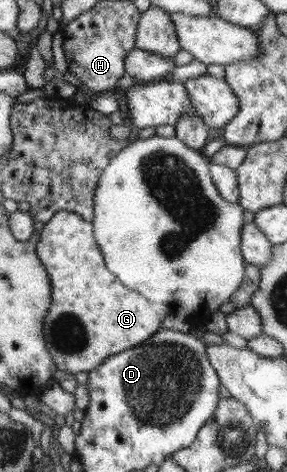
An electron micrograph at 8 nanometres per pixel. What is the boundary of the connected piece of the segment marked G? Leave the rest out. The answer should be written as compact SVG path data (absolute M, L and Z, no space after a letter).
M64 210L54 213L50 217L50 221L44 224L42 231L35 236L34 242L36 243L36 254L38 254L40 262L42 262L42 266L46 268L46 272L50 276L50 284L52 284L52 295L50 295L52 296L52 303L50 303L47 317L44 317L43 334L44 340L47 341L48 352L50 352L50 356L53 362L56 363L58 370L67 371L74 375L82 372L90 373L90 371L97 369L108 357L115 355L115 353L124 352L126 349L144 344L144 341L147 341L162 328L162 321L172 313L168 305L148 301L148 299L142 297L137 291L132 291L120 283L120 280L106 267L104 254L102 254L100 245L98 245L96 238L94 238L94 226L92 226L92 222L84 220L80 215Z

